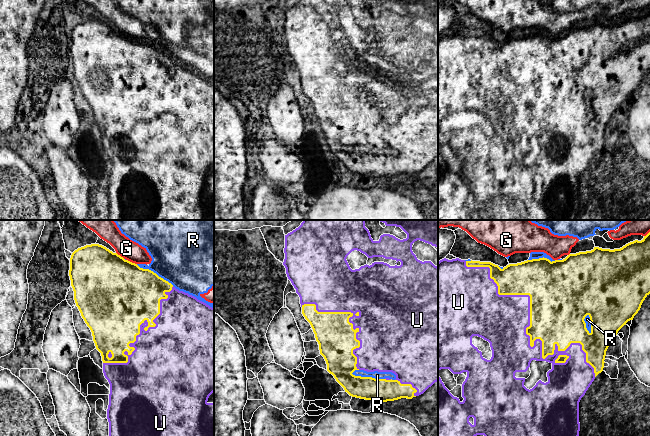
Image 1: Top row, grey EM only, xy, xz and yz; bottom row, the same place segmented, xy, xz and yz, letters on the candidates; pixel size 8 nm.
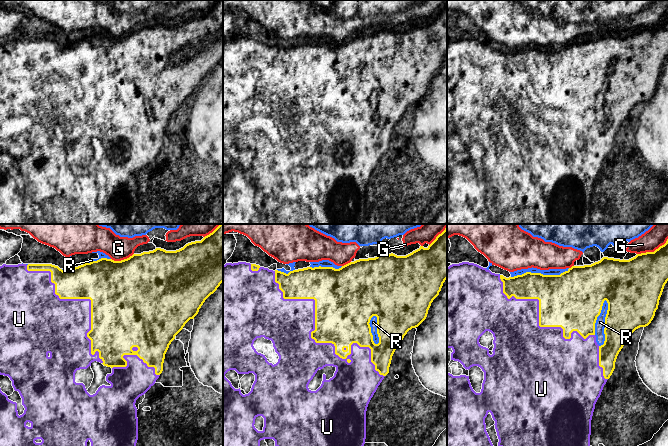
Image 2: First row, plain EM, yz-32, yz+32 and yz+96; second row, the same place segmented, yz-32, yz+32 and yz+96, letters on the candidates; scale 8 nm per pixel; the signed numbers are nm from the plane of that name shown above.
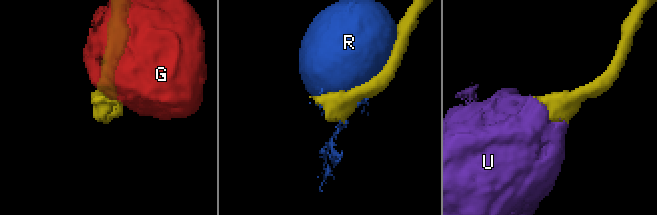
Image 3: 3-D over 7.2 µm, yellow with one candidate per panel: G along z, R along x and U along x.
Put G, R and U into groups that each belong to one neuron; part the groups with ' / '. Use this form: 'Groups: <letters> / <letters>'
Groups: G R / U

